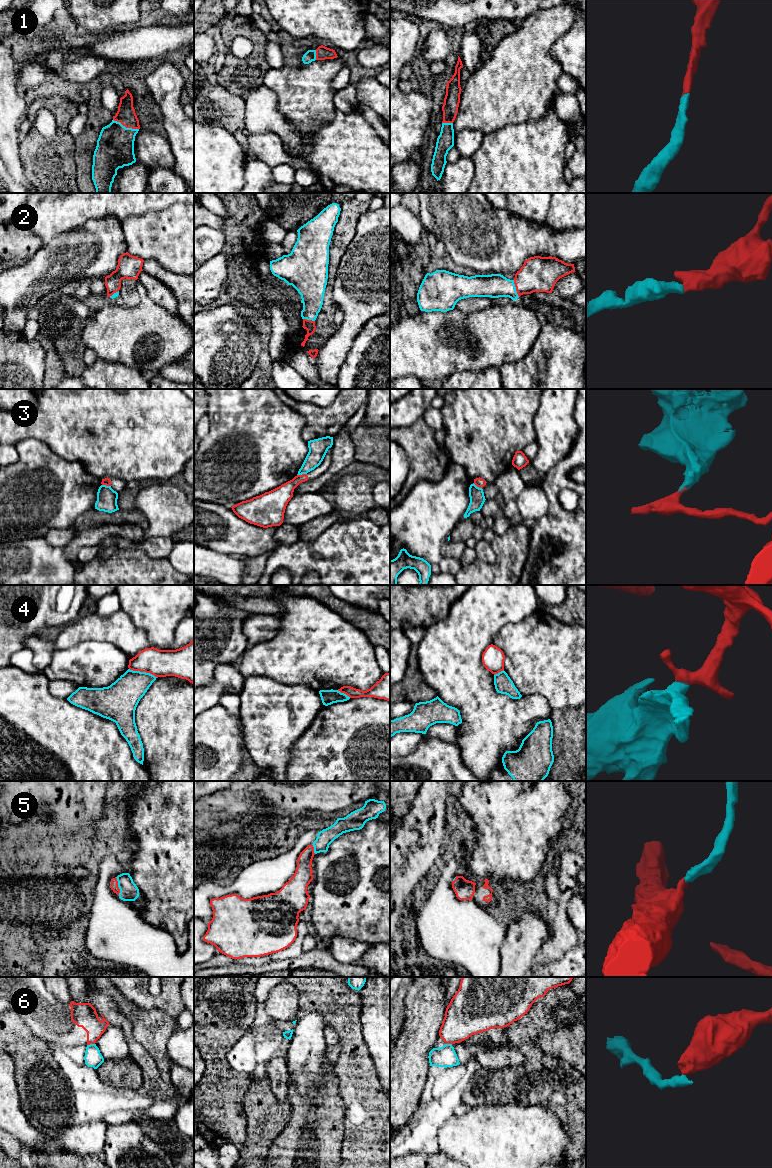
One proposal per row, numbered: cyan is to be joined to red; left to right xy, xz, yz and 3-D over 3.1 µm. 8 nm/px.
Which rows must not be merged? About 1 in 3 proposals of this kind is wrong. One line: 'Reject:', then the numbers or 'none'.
Reject: 3, 4, 6

